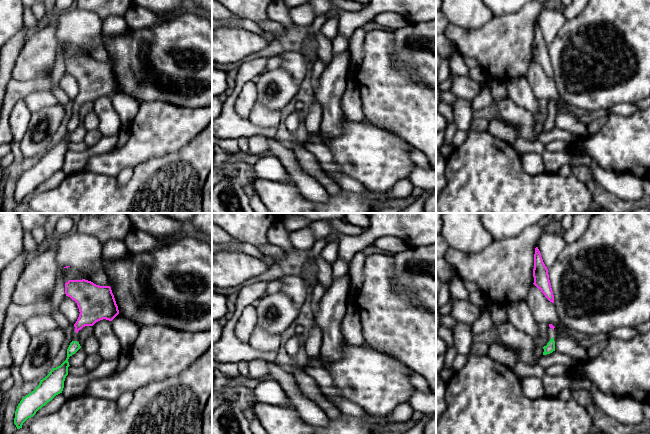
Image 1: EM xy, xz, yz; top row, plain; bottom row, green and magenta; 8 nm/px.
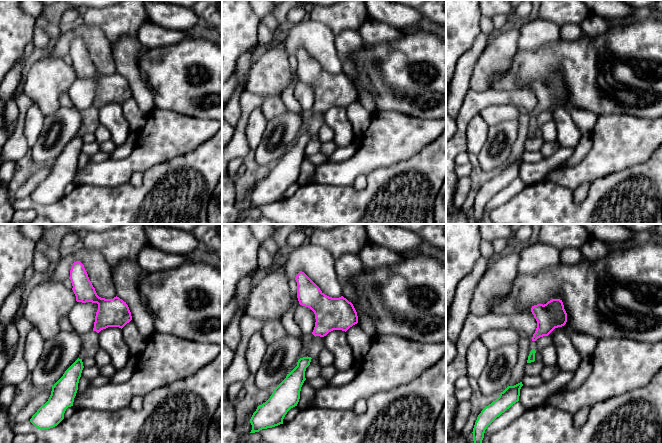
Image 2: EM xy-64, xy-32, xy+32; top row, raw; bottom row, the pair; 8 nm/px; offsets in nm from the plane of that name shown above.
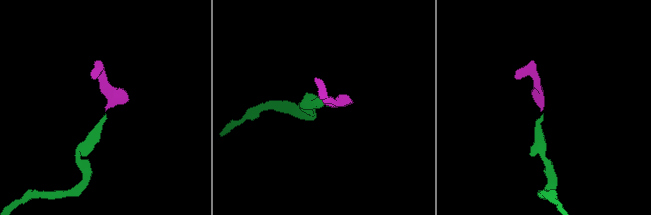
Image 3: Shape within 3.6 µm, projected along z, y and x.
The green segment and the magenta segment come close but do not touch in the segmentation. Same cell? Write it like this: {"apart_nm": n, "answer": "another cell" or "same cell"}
{"apart_nm": 70, "answer": "same cell"}

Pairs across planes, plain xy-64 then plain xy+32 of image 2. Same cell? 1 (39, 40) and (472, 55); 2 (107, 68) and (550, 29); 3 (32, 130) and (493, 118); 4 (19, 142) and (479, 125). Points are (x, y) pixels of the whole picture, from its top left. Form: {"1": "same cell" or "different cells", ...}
{"1": "different cells", "2": "same cell", "3": "different cells", "4": "different cells"}

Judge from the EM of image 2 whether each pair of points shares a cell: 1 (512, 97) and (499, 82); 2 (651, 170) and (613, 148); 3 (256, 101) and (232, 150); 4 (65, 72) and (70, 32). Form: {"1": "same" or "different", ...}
{"1": "different", "2": "different", "3": "same", "4": "different"}

